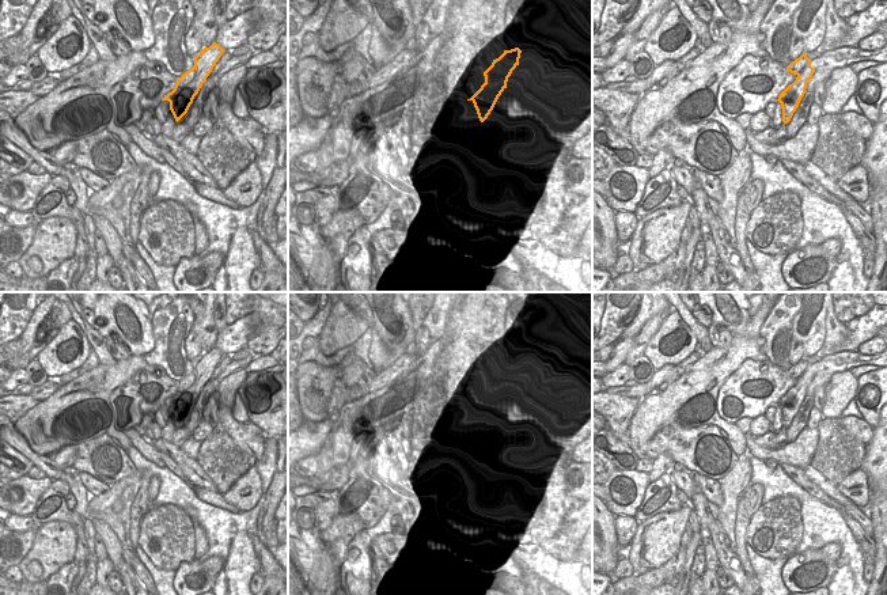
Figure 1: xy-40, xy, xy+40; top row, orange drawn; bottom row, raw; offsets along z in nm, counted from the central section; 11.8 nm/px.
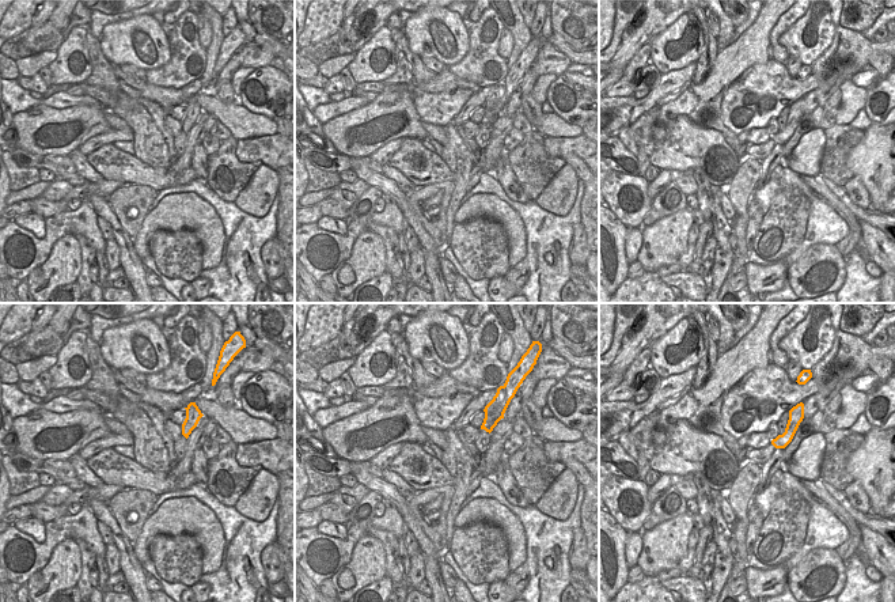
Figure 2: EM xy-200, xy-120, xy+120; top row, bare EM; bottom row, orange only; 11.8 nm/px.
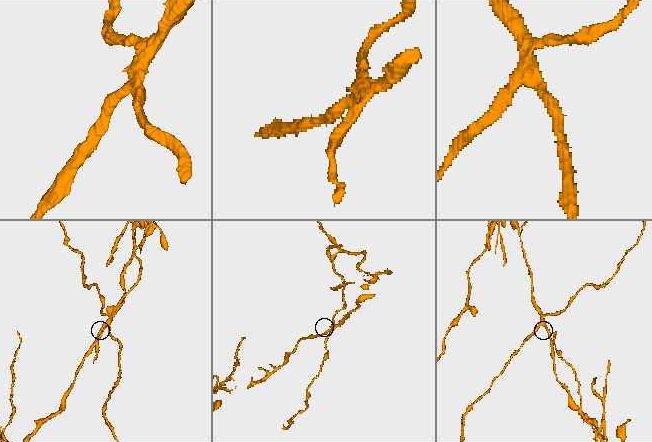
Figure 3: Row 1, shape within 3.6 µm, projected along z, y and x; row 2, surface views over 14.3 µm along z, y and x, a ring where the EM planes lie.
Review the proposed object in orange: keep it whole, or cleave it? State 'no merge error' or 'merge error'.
merge error

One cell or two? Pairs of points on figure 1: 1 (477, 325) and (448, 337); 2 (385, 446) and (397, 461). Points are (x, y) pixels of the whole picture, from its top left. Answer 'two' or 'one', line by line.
1: two
2: one

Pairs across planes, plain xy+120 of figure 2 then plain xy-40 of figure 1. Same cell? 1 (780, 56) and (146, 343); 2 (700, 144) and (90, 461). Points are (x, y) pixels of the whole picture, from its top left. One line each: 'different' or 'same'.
1: different
2: same

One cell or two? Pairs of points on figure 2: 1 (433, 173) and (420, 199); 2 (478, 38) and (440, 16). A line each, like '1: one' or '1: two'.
1: two
2: two

